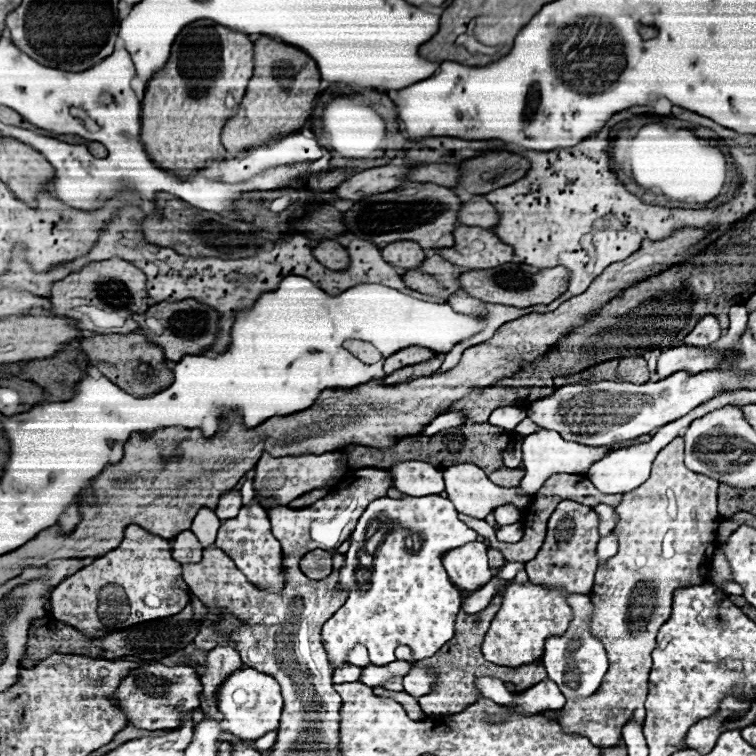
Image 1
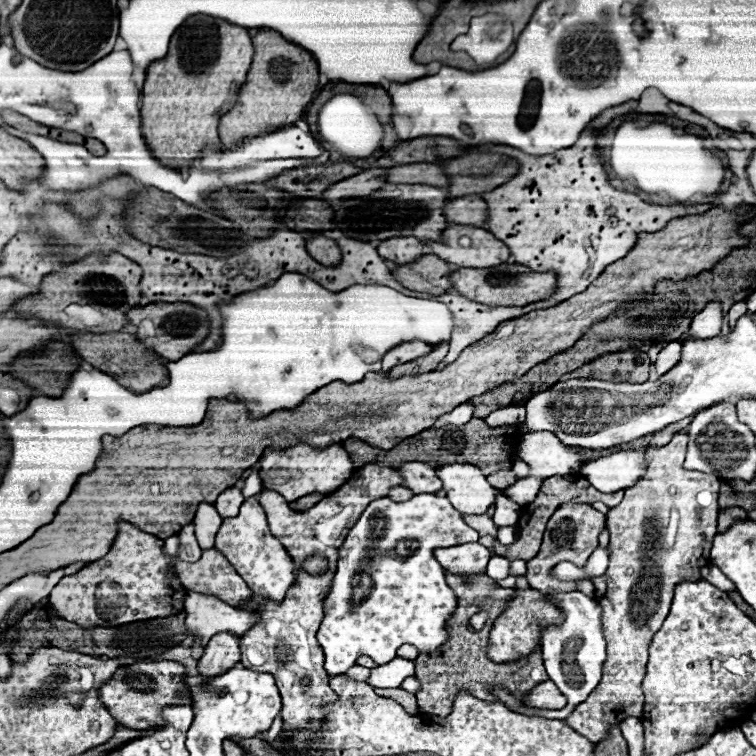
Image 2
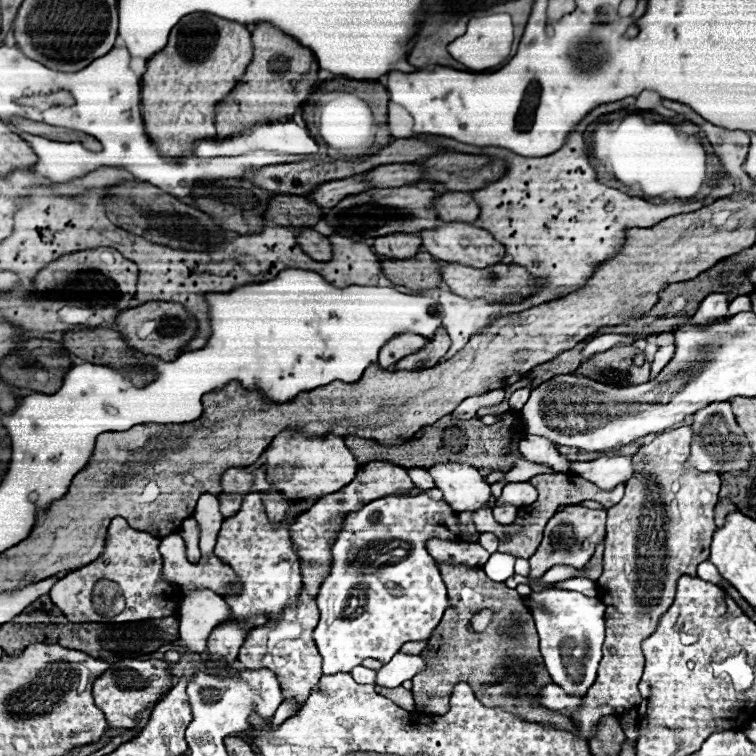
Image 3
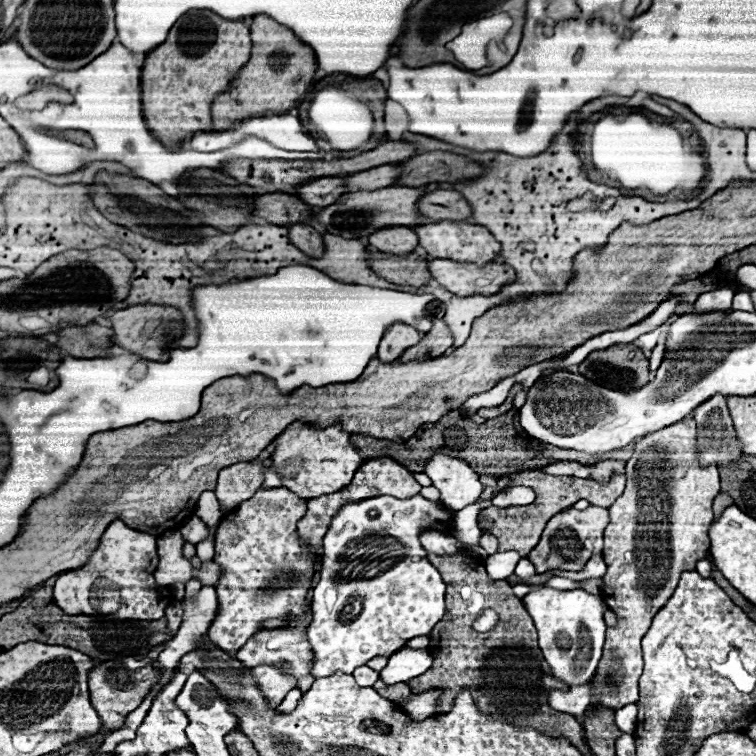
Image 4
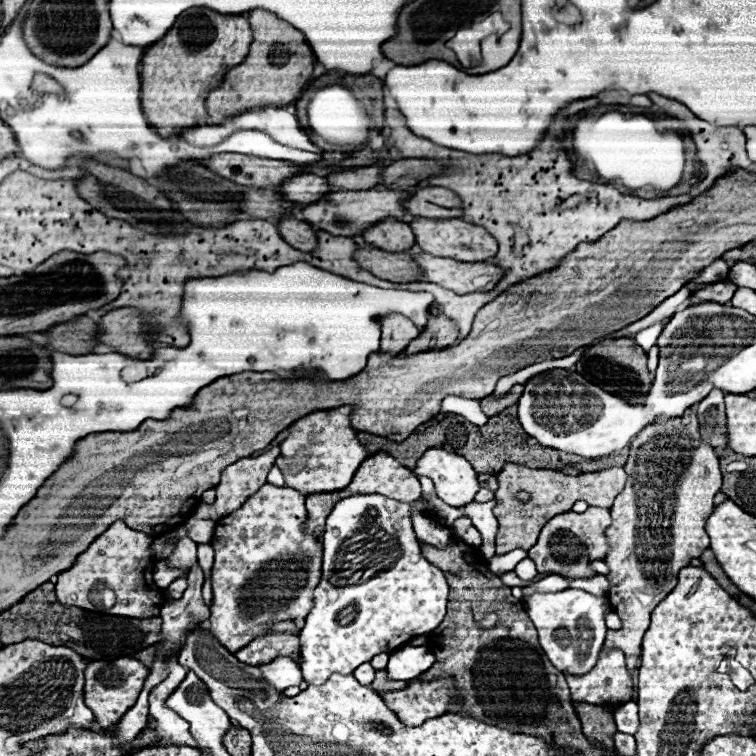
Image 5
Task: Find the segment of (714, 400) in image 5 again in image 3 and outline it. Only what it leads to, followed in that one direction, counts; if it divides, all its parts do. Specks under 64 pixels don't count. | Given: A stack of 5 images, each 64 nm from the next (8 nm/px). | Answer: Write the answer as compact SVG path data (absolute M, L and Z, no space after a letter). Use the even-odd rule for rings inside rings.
M710 402L702 410L694 412L694 438L692 438L692 452L686 466L708 472L732 472L732 470L748 470L750 460L754 454L750 452L750 444L744 438L744 432L734 420L730 402Z

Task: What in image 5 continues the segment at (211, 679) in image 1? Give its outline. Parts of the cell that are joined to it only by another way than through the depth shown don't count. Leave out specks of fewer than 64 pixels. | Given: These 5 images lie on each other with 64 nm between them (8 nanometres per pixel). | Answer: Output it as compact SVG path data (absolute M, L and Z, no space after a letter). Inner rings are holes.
M264 484L256 494L252 494L238 510L234 510L232 514L220 518L216 522L216 530L212 536L212 548L214 548L214 568L212 568L212 604L210 604L210 632L222 642L222 646L226 646L232 654L236 654L242 646L246 646L248 642L252 642L254 638L266 636L272 630L272 624L276 622L286 622L286 620L302 620L310 614L310 610L314 608L314 590L322 578L322 540L320 536L314 534L306 534L304 532L304 524L306 524L306 508L304 508L304 496L298 494L298 490L292 488L280 488L274 484Z

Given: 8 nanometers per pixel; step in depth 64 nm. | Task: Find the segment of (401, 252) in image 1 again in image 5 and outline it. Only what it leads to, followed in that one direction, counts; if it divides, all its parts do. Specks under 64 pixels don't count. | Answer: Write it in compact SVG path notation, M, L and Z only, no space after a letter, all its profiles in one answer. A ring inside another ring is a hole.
M386 218L382 222L376 222L374 226L366 228L362 232L362 238L370 242L372 246L378 246L382 250L390 252L402 252L414 246L414 234L406 222L398 222L394 218Z

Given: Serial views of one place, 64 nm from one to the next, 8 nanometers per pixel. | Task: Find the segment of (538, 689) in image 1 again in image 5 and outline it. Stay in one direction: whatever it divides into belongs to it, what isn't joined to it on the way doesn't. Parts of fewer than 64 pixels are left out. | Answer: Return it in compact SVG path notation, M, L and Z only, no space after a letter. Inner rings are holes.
M602 646L600 654L598 654L598 660L596 660L596 666L590 672L582 674L582 676L566 674L566 682L570 686L570 698L572 698L572 702L594 704L594 706L600 706L600 708L604 708L608 712L614 712L624 702L628 702L630 696L632 696L632 676L626 670L624 654L618 648L606 650L606 646Z

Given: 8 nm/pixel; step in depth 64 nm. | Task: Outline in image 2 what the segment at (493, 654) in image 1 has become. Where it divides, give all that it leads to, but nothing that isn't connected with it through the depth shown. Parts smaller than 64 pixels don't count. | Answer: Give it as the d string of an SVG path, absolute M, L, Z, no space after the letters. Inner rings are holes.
M532 588L516 590L516 596L510 598L506 612L494 622L494 628L490 632L488 656L494 662L508 662L508 660L522 658L540 644L540 626L558 624L558 622L562 622L562 612L558 610L558 606L550 604L544 594L538 594Z

